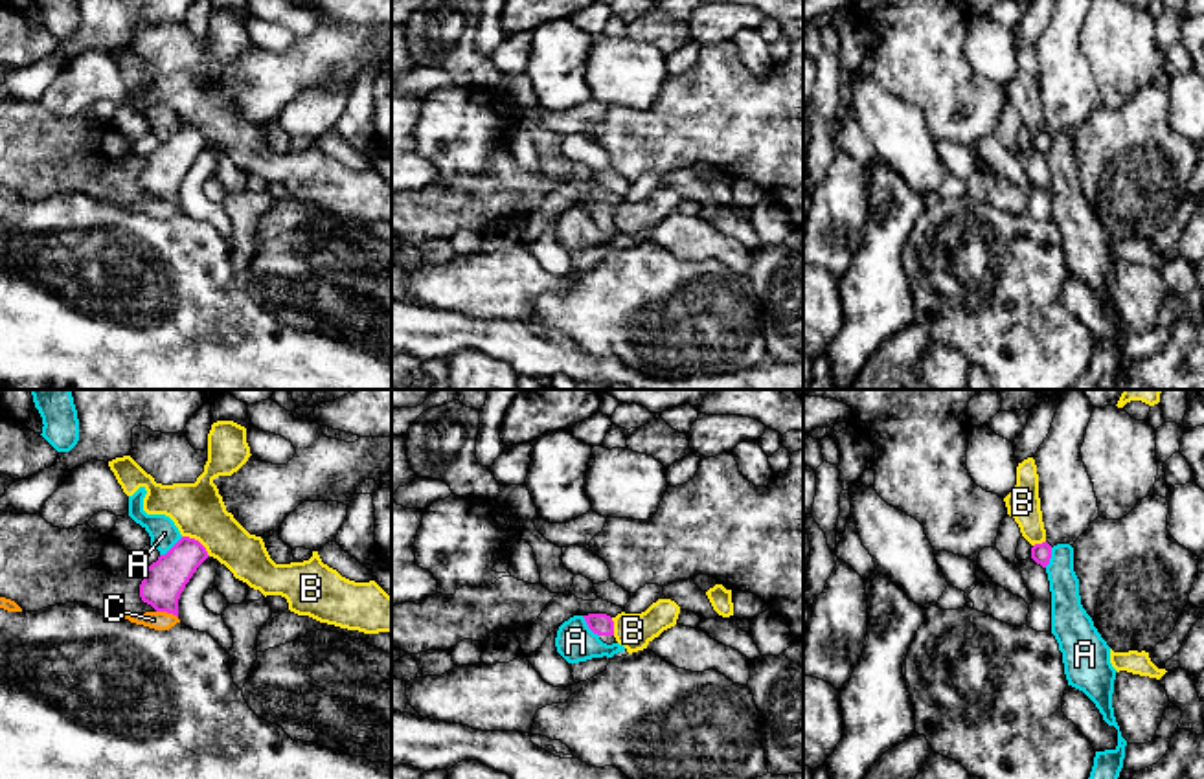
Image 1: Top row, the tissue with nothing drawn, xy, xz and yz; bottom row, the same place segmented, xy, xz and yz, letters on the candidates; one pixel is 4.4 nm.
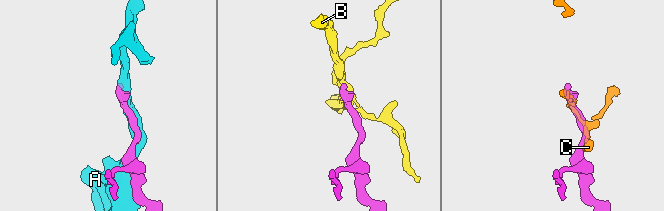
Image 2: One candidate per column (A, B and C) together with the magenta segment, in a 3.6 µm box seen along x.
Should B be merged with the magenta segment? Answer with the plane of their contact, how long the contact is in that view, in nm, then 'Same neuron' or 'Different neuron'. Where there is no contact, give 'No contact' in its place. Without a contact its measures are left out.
Touches magenta in xy. Shared border 160 nm. Different neuron

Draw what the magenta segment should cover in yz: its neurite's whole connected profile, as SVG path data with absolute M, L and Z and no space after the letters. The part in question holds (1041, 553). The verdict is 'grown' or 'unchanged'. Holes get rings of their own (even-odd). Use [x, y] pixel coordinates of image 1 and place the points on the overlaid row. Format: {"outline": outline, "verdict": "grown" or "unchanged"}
{"outline": "M1066 390L1050 434L1033 456L1046 540L1031 548L1031 559L1042 568L1050 564L1053 546L1073 546L1099 516L1094 483L1081 457L1092 412L1081 390Z", "verdict": "grown"}

